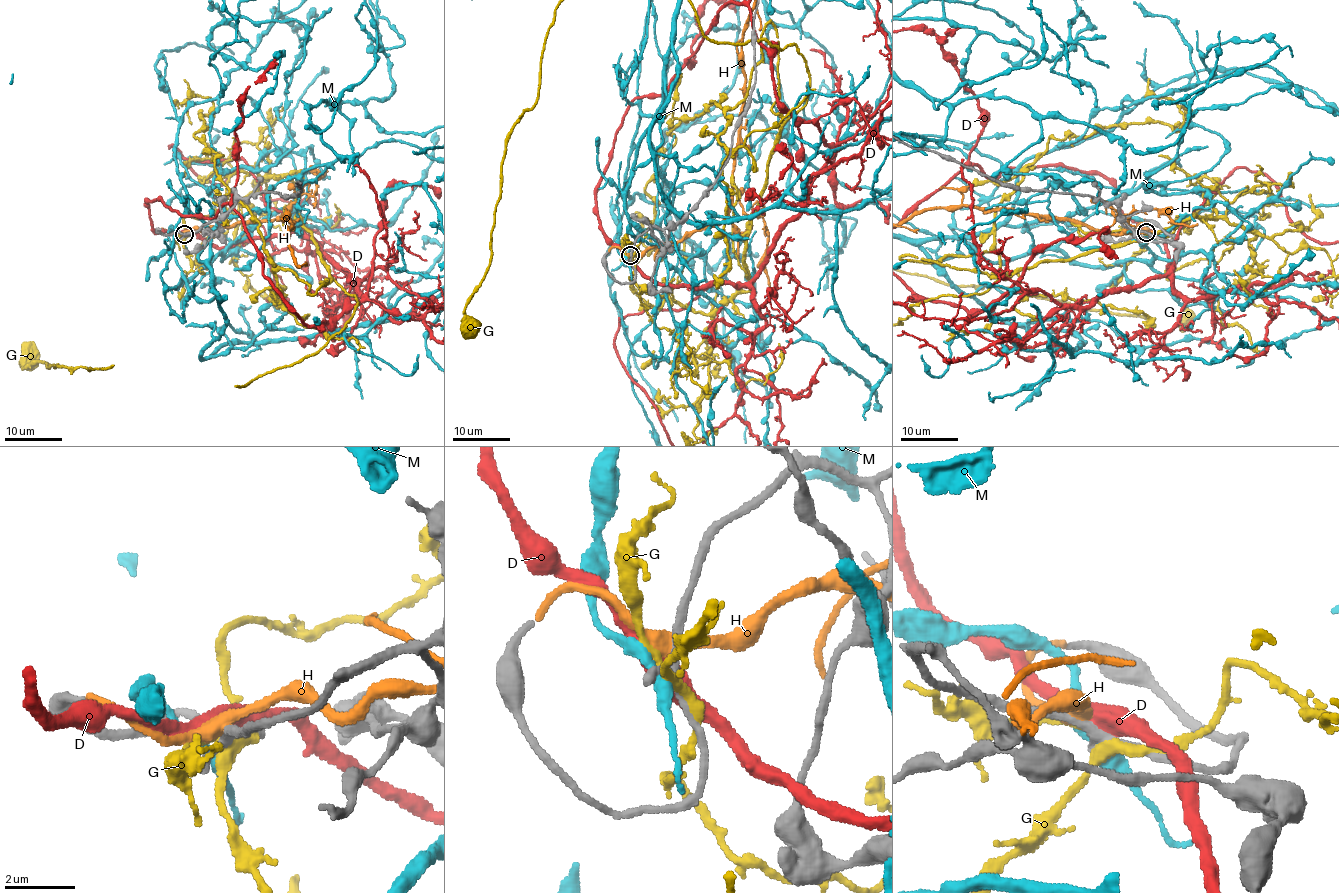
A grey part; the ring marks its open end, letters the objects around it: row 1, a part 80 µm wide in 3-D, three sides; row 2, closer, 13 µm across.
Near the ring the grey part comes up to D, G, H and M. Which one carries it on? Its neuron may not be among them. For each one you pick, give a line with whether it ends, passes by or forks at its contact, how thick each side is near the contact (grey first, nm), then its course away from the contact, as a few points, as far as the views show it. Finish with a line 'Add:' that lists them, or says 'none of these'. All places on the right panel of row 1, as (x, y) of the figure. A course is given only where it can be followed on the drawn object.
H: it passes by; 220 nm thick on the grey side, 440 nm on the other; it runs (1147, 233), (1101, 232), (1067, 220), (975, 207), (930, 207), (898, 223)
Add: H

